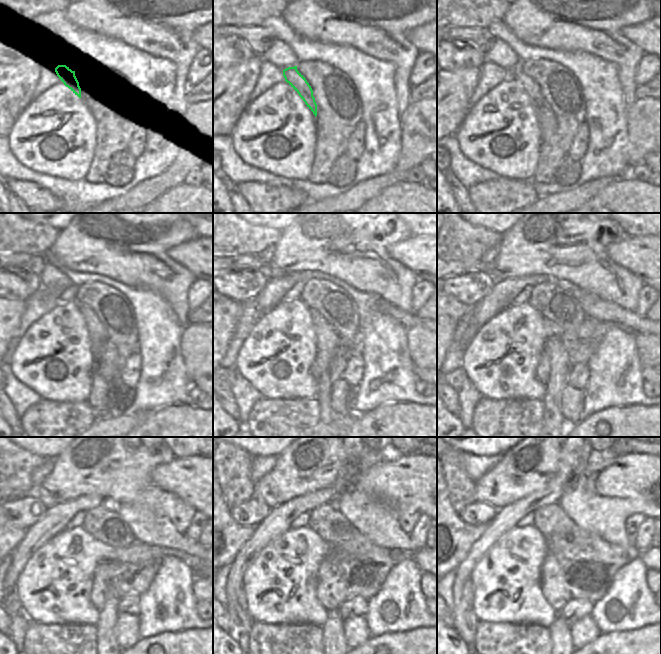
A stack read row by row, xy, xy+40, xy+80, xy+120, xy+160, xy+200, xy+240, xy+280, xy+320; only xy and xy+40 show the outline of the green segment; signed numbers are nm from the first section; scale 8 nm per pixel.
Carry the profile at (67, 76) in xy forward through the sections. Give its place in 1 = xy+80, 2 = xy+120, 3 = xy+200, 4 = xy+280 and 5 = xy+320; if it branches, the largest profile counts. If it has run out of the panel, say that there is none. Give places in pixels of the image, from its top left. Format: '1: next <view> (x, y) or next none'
1: next xy+80 (545, 116)
2: next xy+120 (97, 332)
3: next xy+200 (560, 366)
4: next xy+280 (334, 640)
5: next xy+320 (560, 634)

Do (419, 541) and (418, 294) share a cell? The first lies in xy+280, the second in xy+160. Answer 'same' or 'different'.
same

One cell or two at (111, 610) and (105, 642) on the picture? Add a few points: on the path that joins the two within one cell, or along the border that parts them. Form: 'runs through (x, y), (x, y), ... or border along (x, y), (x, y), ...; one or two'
runs through (107, 618), (106, 634); one

